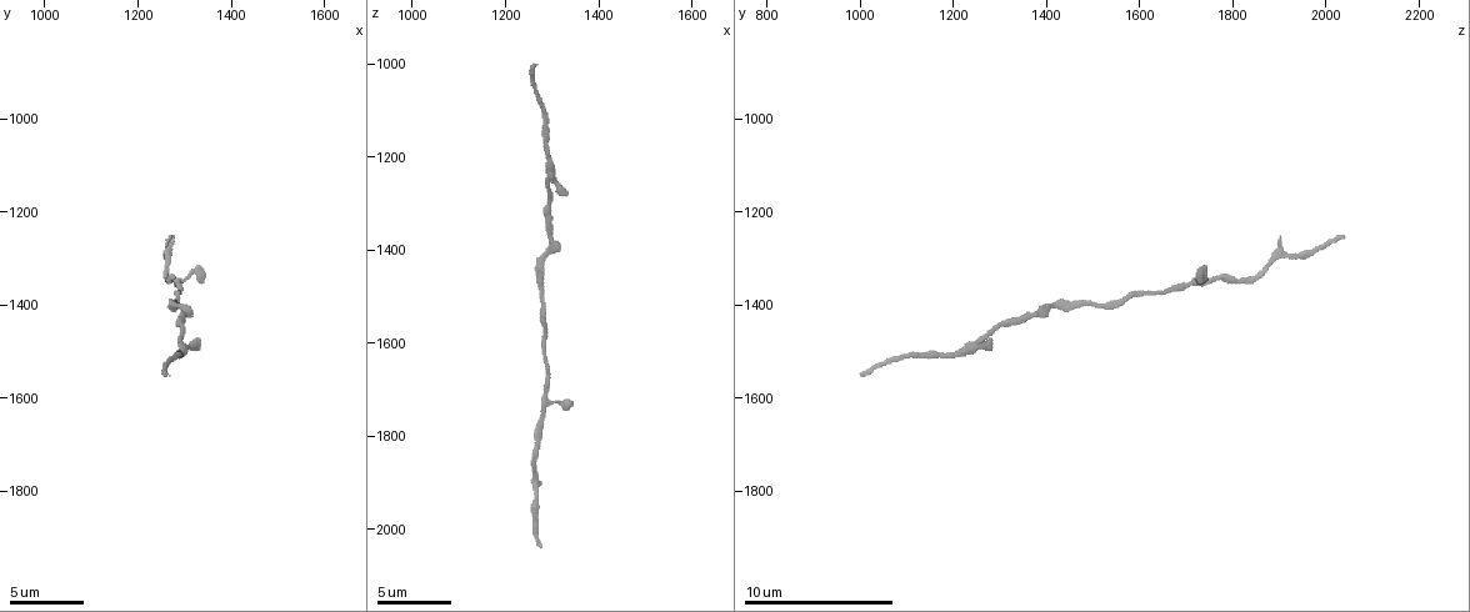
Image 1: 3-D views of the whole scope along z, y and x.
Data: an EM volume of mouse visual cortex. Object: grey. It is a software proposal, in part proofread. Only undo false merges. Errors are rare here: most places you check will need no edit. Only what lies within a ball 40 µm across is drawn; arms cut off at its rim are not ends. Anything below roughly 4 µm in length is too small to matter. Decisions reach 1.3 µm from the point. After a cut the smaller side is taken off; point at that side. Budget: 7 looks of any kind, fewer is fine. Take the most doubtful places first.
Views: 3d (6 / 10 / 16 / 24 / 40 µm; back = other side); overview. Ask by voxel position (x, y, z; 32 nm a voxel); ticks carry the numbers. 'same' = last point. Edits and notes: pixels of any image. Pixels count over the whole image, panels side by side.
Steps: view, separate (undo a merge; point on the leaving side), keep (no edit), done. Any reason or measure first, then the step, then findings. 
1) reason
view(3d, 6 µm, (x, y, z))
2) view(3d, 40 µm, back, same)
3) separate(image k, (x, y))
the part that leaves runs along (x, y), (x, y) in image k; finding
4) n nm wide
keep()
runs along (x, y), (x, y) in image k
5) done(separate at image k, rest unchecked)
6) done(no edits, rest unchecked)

two arms in line, one across
view(3d, 16 µm, (1290, 1475, 1255))

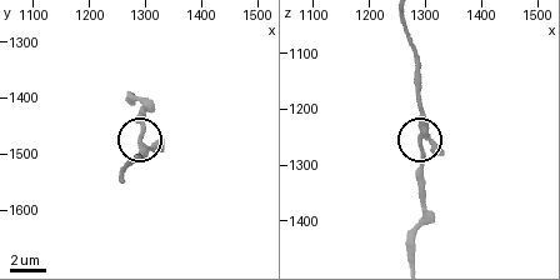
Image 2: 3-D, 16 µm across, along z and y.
view(3d, 6 µm, (1295, 1480, 1255))

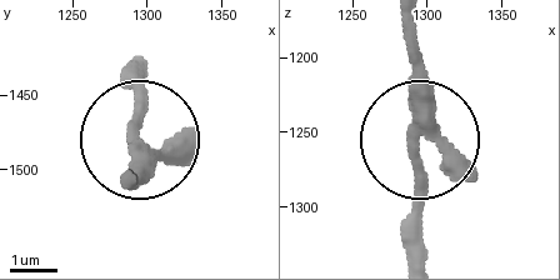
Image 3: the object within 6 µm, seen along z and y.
keep()
runs along (424, 254), (424, 75), (413, 31) in image 3; all the same neuron

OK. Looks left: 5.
thick turns thin
view(3d, 6 µm, (1260, 1345, 1835))

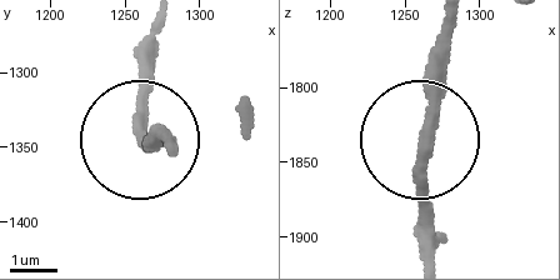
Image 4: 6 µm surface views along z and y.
other side
view(3d, 6 µm, back, same)

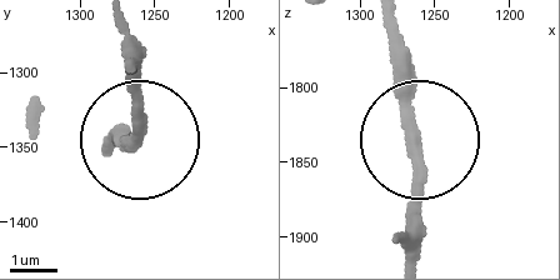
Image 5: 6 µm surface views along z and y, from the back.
keep()
runs along (110, 149), (143, 136), (143, 61) in image 5; one neuron here

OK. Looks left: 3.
view(3d, 10 µm, (1280, 1400, 1510))

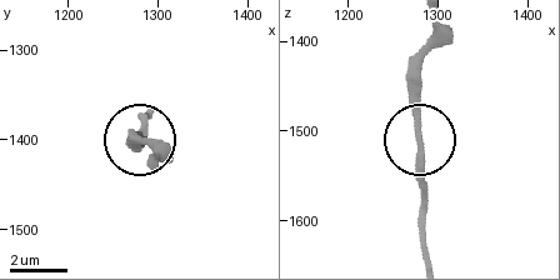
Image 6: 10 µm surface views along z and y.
240 nm wide
keep()
continuous, no second neuron

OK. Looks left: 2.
sudden change in width
view(3d, 16 µm, (1290, 1360, 1680))

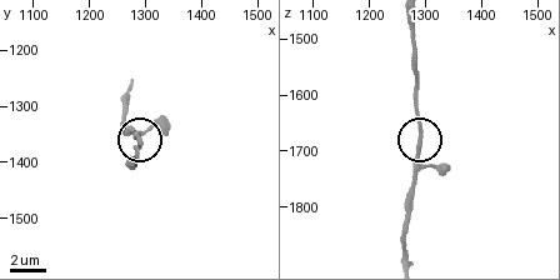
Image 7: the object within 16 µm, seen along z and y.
zoom in
view(3d, 6 µm, (1290, 1365, 1675))

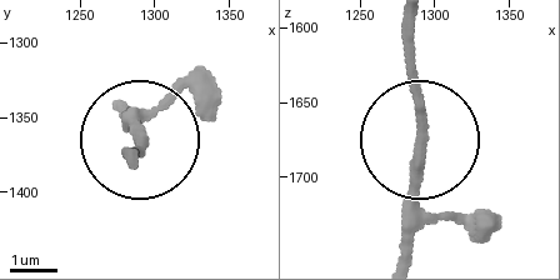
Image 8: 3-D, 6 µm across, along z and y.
250 nm wide
keep()
runs along (408, 21), (419, 176), (408, 256) in image 8; one neuron here

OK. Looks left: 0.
done(no edits, rest unchecked)

